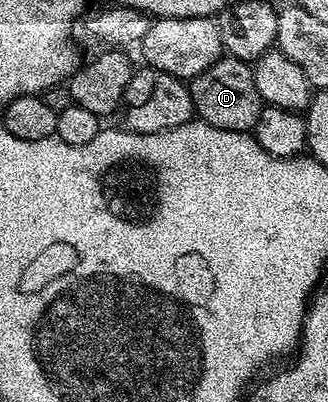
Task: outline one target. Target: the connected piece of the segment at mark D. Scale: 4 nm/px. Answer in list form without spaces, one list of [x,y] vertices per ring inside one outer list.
[[[224,56],[217,59],[205,72],[190,79],[189,89],[196,115],[218,130],[250,131],[257,124],[257,116],[261,116],[265,105],[257,92],[254,69],[240,58]]]

